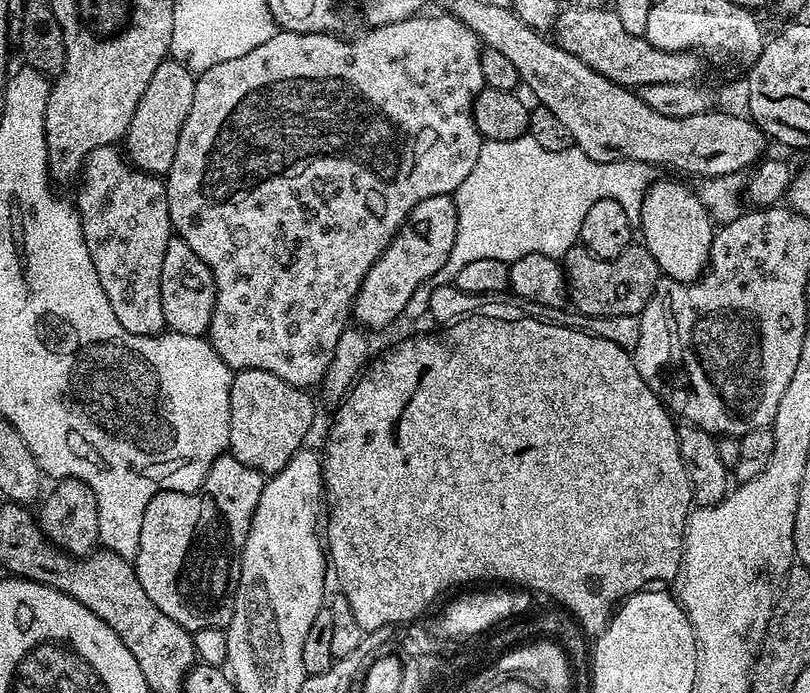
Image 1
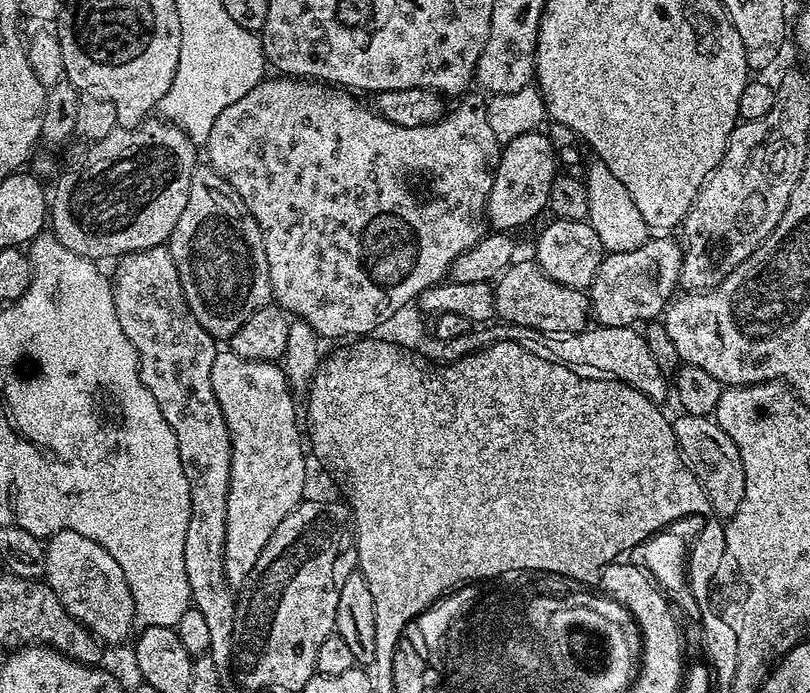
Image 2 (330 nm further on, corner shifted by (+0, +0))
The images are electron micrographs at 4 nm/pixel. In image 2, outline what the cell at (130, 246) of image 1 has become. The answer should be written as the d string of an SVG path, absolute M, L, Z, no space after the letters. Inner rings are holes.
M159 244L150 250L131 252L119 257L115 264L116 276L114 275L112 285L114 314L118 314L122 334L130 338L134 350L140 356L140 377L146 390L154 394L154 402L158 402L162 418L166 418L170 430L174 430L174 438L178 442L178 458L182 458L182 474L186 474L186 482L190 482L190 526L186 526L186 574L192 591L192 604L198 610L202 610L210 634L207 655L214 652L232 652L238 596L224 573L226 502L230 490L232 447L230 434L226 430L226 418L222 418L218 398L214 398L214 386L210 386L210 370L214 366L214 358L218 351L217 341L202 327L198 318L194 318L182 294L174 258L165 245Z

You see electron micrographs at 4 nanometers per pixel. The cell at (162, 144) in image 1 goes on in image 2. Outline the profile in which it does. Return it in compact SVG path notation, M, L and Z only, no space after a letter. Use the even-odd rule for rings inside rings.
M149 118L136 128L117 127L115 132L106 134L106 138L95 141L91 145L92 148L88 152L88 157L84 160L81 168L76 168L73 172L68 172L56 184L56 193L53 191L50 196L50 232L55 236L58 242L62 242L62 246L66 246L66 250L74 250L74 254L78 254L87 260L95 260L97 262L111 261L113 258L119 258L137 252L138 250L150 250L159 244L167 245L169 238L172 236L174 226L178 226L178 218L182 218L182 209L186 207L186 198L188 197L188 187L190 186L190 178L194 174L194 170L198 166L196 160L197 145L192 143L192 139L176 124L170 124L163 118Z

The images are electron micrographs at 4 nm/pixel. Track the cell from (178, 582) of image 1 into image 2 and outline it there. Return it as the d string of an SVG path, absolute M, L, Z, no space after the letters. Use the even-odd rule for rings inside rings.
M230 350L217 351L214 358L214 366L210 370L210 386L214 386L214 398L218 398L218 406L222 410L222 418L226 418L226 430L230 434L230 446L232 447L232 457L230 458L230 490L228 491L228 501L226 502L224 573L233 589L240 590L247 584L250 574L258 562L258 558L262 558L262 550L266 550L266 542L270 542L274 530L278 530L278 526L282 526L282 518L289 516L304 499L303 480L306 478L306 462L304 461L306 444L302 439L301 425L300 428L296 425L296 404L292 401L294 399L294 393L288 387L288 380L284 377L284 369L279 363L271 360L247 360Z

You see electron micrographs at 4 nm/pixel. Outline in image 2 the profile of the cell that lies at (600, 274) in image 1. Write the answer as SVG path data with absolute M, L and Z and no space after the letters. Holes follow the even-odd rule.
M531 259L509 264L494 284L496 316L503 323L526 327L549 334L582 332L590 324L590 301L587 291L554 282Z

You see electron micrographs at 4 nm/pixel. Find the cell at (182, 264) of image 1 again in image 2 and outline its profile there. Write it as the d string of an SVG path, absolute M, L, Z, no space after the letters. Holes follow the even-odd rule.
M197 166L194 170L188 187L186 207L182 209L182 218L178 218L178 226L174 226L166 247L174 258L182 294L194 318L198 318L198 322L214 338L231 338L238 326L242 326L242 322L254 314L254 310L262 310L272 300L266 246L262 246L262 230L238 193L210 166Z

